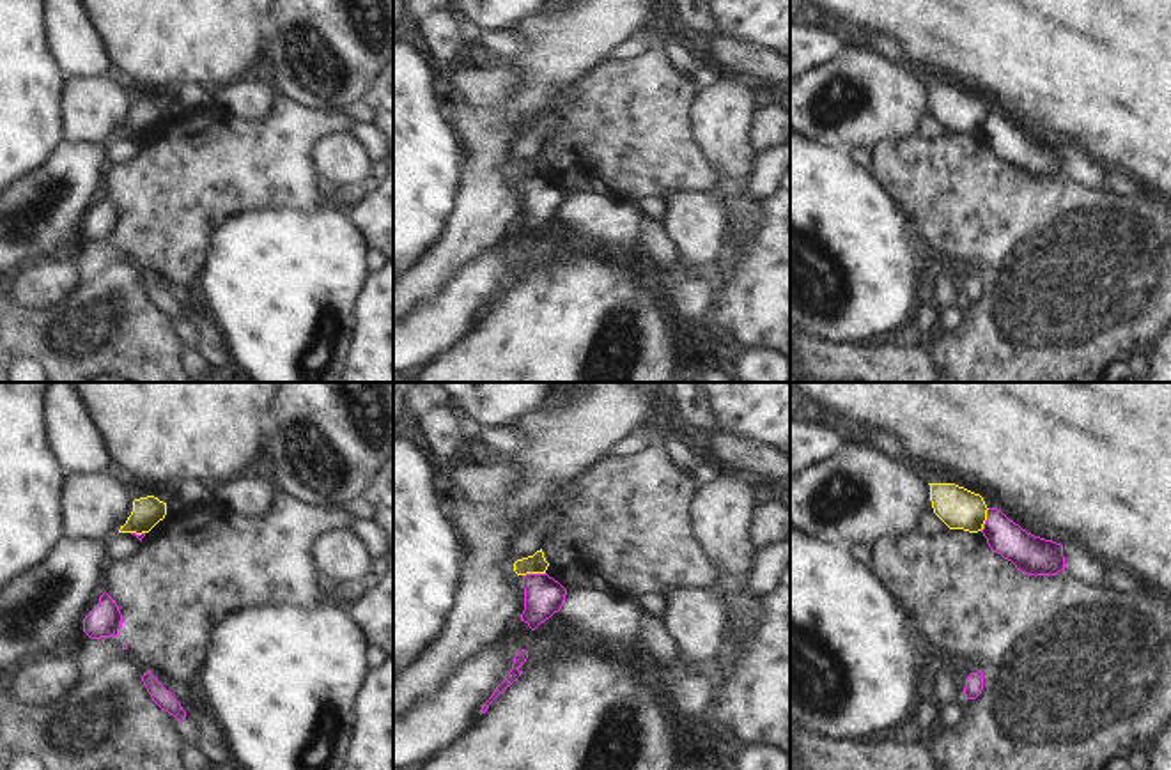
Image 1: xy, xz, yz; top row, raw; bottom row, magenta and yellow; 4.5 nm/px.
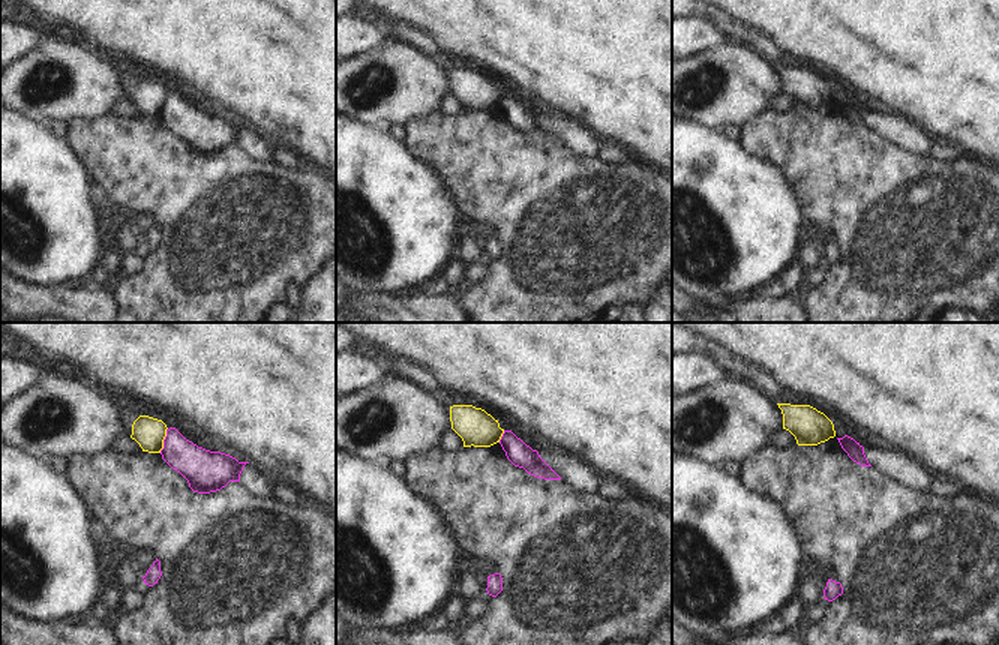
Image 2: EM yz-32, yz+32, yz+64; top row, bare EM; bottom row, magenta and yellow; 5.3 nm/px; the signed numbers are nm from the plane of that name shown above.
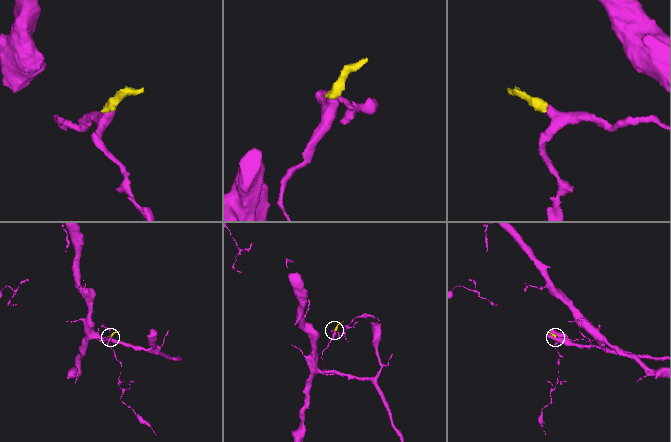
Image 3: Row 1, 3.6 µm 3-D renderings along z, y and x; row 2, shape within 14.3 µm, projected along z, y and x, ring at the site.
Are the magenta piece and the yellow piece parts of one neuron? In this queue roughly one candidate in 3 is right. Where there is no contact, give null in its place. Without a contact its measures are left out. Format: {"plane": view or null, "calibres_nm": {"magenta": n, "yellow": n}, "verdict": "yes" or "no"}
{"plane": "xz", "calibres_nm": {"magenta": 180, "yellow": 90}, "verdict": "no"}

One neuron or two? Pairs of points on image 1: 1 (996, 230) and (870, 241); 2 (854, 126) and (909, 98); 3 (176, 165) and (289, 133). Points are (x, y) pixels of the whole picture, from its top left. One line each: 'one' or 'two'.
1: two
2: one
3: one

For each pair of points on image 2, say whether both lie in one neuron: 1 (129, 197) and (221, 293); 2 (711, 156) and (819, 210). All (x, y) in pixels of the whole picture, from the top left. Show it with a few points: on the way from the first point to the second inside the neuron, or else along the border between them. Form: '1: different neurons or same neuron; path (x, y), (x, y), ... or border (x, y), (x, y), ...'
1: same neuron; path (158, 207), (215, 264)
2: different neurons; border (777, 170), (785, 185), (795, 195), (804, 219)

